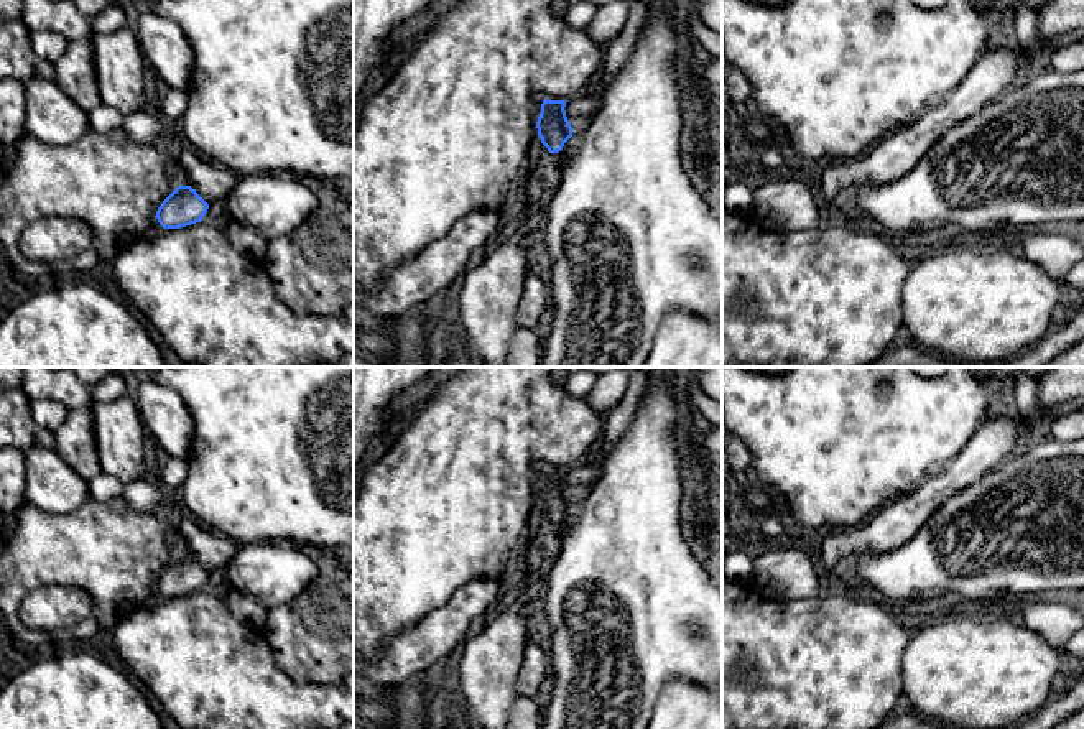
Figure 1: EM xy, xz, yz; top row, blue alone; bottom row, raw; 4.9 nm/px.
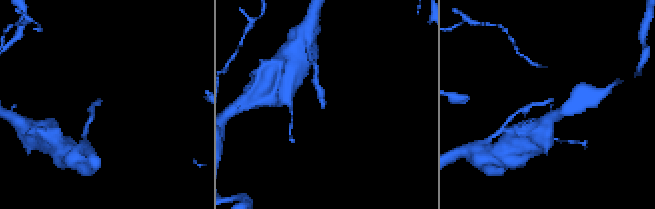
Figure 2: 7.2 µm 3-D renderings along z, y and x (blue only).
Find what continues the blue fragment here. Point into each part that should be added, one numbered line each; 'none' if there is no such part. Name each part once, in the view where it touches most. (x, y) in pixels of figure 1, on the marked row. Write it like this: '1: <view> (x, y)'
1: xz (579, 109)

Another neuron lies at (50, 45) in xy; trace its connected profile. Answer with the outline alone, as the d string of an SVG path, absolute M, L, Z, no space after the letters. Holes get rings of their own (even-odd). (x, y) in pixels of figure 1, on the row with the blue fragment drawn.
M31 30L31 44L33 44L33 49L41 58L46 58L48 61L54 63L63 56L69 41L56 31Z

